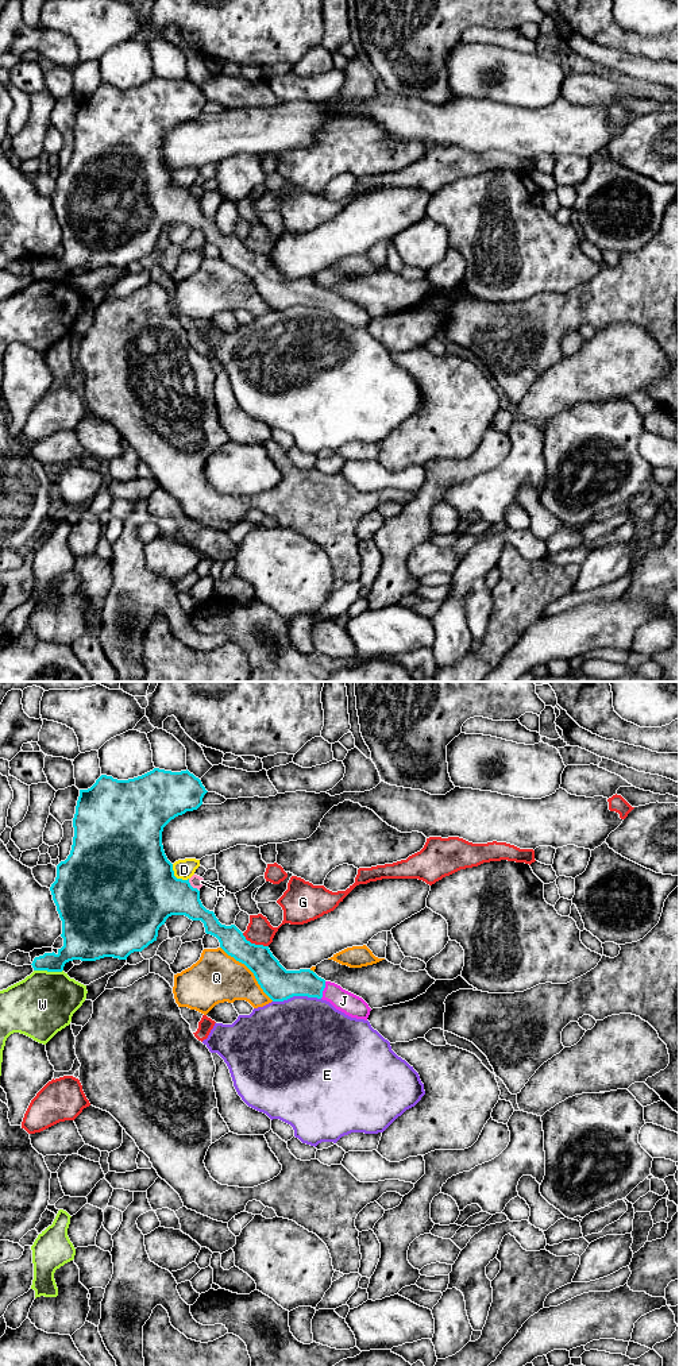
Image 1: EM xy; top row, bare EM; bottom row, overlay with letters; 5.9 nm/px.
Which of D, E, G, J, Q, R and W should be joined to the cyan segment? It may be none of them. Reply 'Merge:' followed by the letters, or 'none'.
Merge: J

